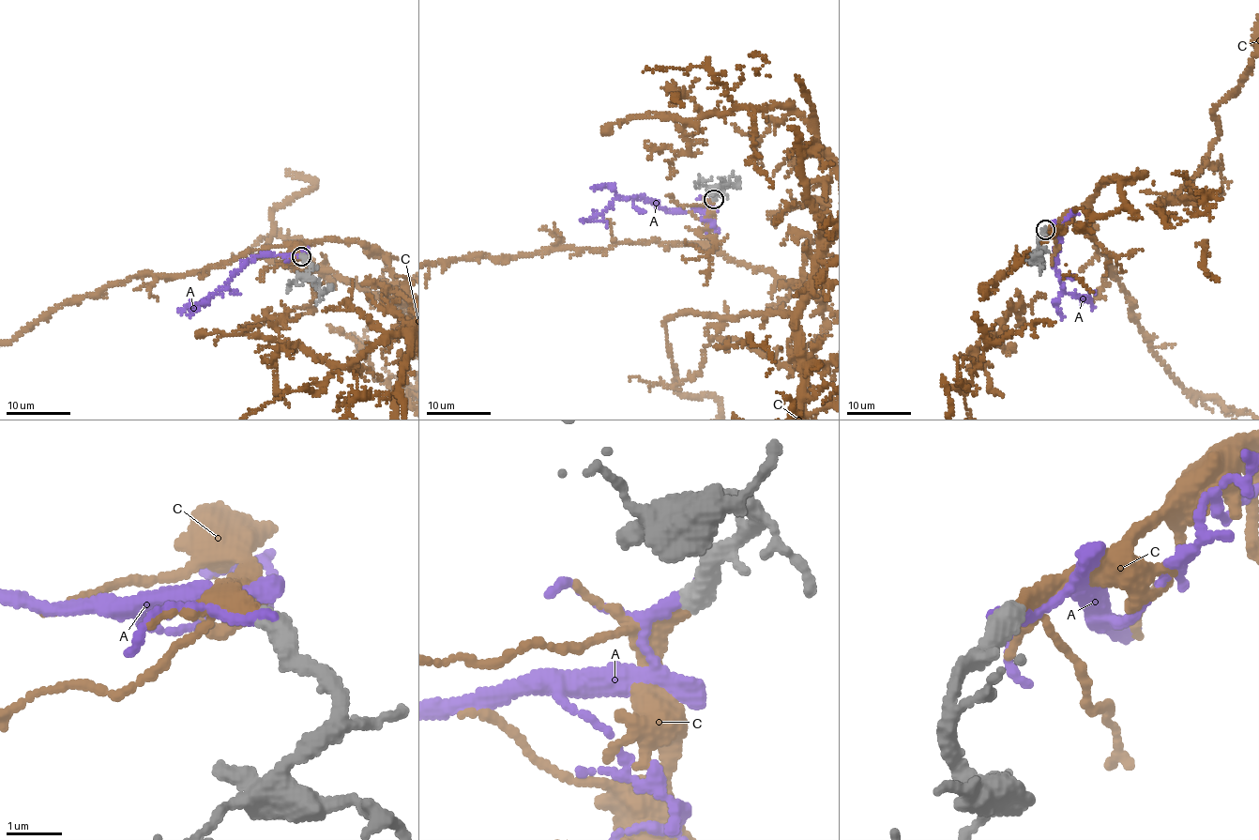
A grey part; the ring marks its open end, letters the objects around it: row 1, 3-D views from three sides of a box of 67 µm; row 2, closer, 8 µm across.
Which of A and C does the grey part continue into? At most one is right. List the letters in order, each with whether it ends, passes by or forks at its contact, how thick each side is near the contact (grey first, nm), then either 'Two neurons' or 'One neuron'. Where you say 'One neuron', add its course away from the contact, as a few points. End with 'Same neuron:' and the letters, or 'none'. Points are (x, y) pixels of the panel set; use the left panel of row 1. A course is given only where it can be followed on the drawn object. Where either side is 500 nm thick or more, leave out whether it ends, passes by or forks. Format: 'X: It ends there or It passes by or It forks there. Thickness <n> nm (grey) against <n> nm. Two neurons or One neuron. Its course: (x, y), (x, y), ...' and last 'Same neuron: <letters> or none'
A: It passes by. Thickness 420 nm (grey) against 140 nm. Two neurons
C: It forks there. Thickness 400 nm (grey) against 190 nm. One neuron
Same neuron: C

